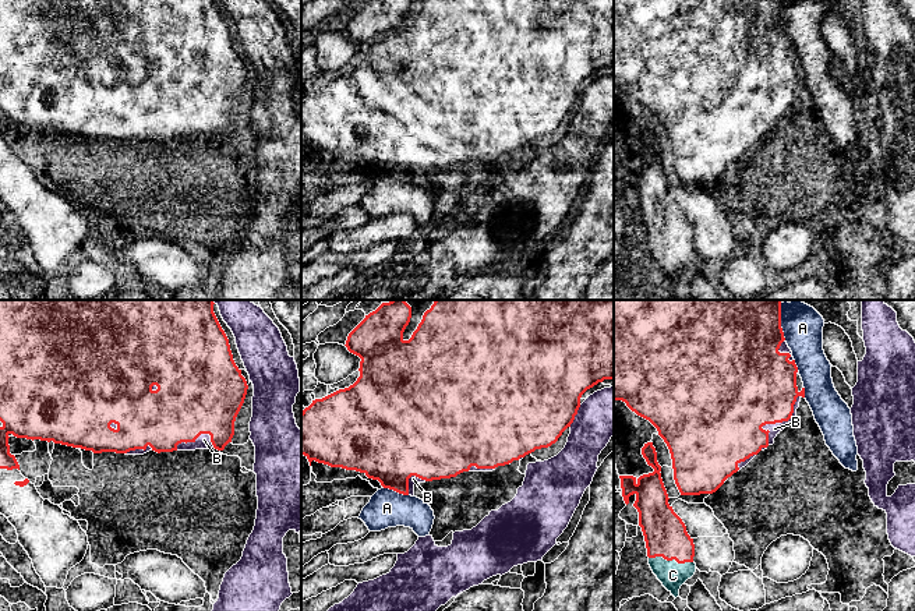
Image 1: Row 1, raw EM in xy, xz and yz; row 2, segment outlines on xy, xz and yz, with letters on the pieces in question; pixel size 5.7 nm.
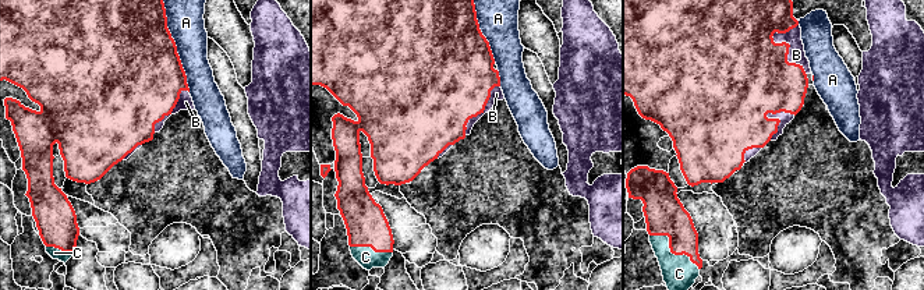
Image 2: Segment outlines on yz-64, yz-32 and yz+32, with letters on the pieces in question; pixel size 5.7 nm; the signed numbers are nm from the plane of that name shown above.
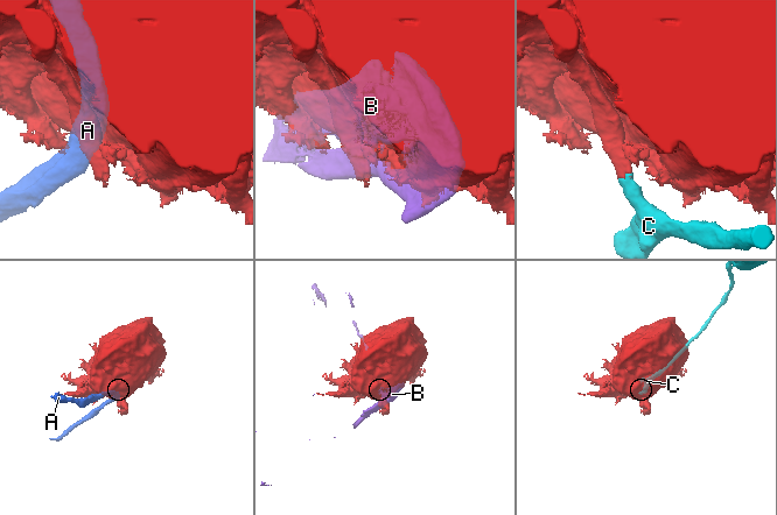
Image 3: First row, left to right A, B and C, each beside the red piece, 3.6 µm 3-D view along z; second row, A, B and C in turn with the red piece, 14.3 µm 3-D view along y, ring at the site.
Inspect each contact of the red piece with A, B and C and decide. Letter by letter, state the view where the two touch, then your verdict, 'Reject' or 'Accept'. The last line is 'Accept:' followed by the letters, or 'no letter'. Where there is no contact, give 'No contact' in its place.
A: Touches red in yz. Reject
B: Touches red in yz. Reject
C: Touches red in yz. Reject
Accept: no letter

